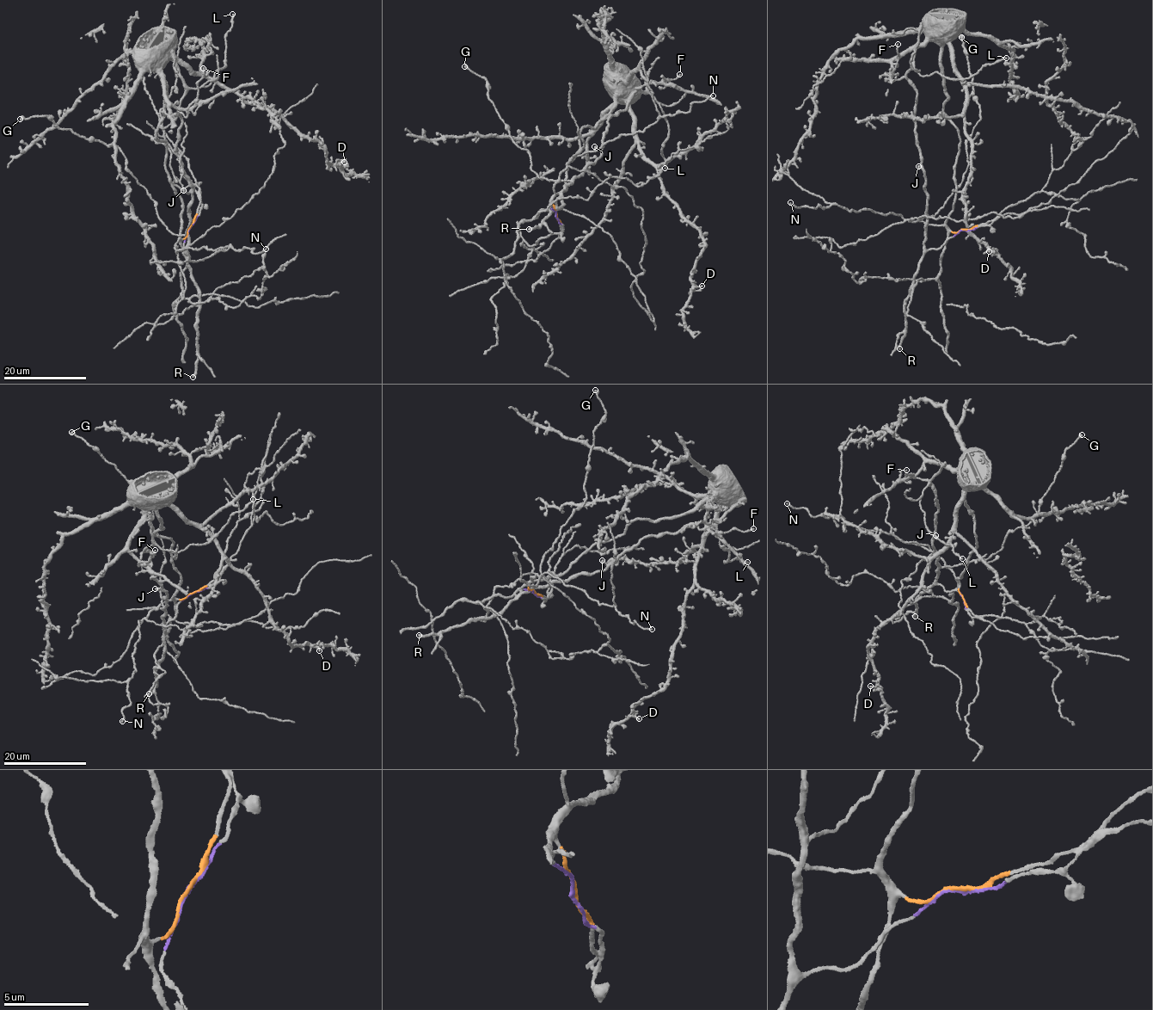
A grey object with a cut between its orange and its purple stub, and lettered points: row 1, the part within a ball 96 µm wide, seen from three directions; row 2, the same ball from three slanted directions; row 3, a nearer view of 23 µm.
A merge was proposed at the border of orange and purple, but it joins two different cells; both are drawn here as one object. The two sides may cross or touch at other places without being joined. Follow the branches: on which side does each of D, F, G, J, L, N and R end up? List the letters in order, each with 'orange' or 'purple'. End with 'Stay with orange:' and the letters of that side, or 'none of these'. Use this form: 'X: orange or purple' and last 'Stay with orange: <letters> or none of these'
D: orange
F: purple
G: purple
J: purple
L: purple
N: orange
R: purple
Stay with orange: D, N

